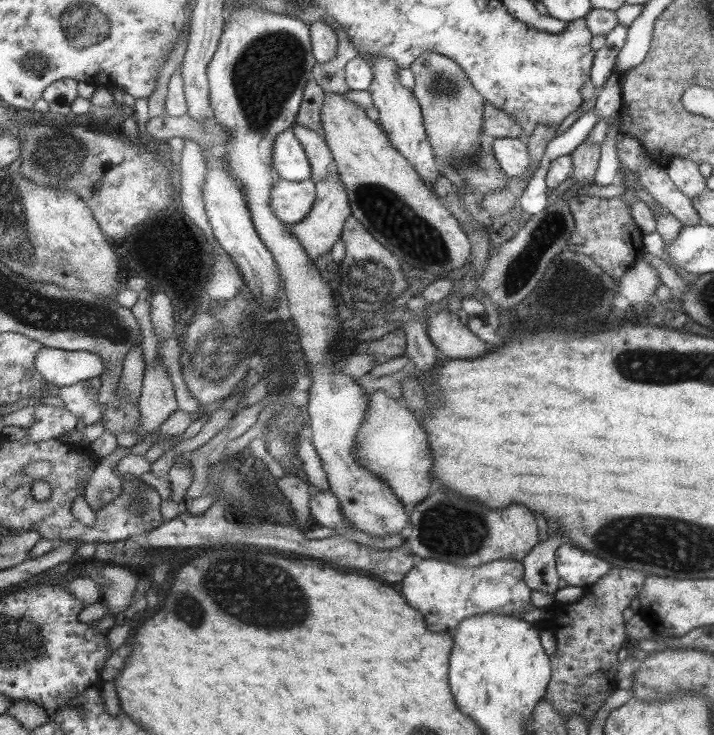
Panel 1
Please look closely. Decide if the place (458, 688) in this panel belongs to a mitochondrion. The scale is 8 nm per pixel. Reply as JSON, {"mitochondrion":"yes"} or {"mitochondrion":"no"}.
{"mitochondrion":"no"}

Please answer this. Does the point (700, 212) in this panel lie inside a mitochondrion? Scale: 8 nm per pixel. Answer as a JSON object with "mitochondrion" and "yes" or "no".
{"mitochondrion":"no"}

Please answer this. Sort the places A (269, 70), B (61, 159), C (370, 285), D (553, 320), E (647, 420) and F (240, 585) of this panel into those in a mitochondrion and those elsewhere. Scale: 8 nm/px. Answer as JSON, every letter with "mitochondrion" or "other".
{"A":"mitochondrion","B":"mitochondrion","C":"mitochondrion","D":"other","E":"other","F":"mitochondrion"}

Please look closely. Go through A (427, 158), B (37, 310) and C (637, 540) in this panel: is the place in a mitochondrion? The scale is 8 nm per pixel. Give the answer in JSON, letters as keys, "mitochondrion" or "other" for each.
{"A":"other","B":"mitochondrion","C":"mitochondrion"}

